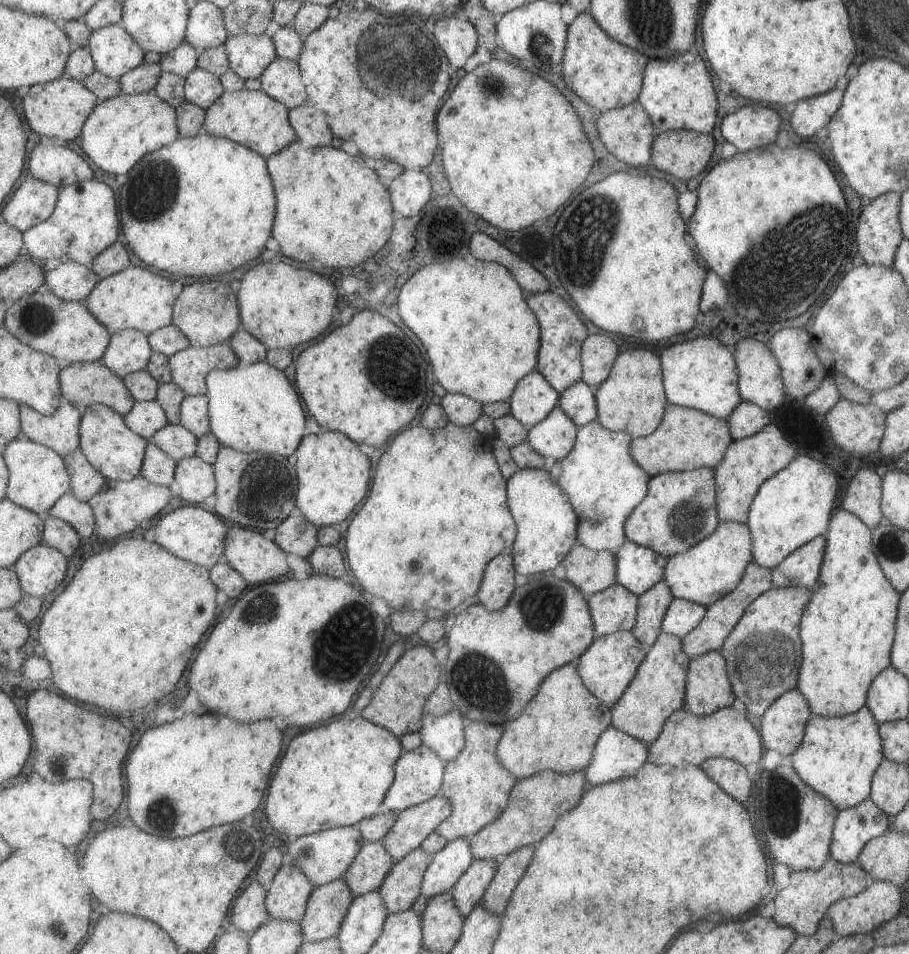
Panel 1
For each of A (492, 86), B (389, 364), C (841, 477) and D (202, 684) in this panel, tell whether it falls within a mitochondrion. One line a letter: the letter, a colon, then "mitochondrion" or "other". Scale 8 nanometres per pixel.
A: mitochondrion
B: mitochondrion
C: other
D: other

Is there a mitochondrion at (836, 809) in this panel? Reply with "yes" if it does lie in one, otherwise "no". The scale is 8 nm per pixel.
no

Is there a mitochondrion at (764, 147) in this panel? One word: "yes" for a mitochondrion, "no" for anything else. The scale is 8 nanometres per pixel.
no

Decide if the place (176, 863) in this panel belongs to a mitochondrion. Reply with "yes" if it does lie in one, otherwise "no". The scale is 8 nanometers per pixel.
no

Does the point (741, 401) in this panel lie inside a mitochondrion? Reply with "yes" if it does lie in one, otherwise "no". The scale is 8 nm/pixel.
no

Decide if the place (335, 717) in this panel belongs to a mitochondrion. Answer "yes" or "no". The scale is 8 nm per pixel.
no

